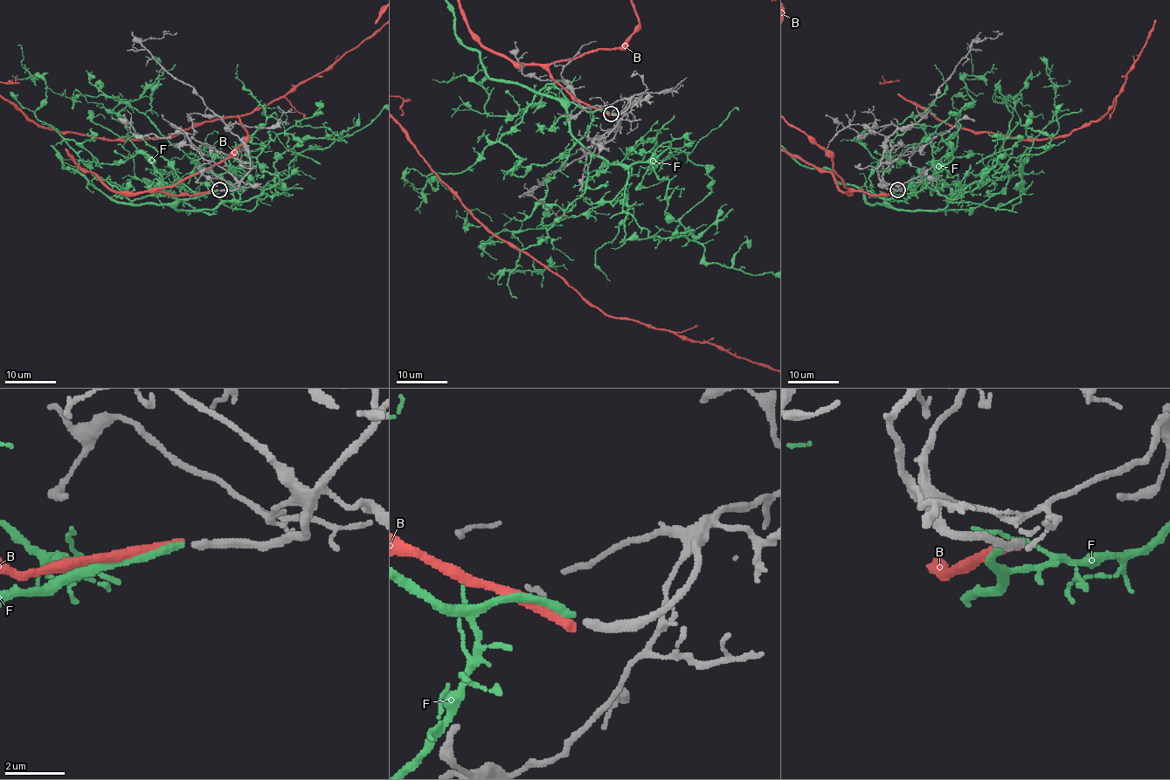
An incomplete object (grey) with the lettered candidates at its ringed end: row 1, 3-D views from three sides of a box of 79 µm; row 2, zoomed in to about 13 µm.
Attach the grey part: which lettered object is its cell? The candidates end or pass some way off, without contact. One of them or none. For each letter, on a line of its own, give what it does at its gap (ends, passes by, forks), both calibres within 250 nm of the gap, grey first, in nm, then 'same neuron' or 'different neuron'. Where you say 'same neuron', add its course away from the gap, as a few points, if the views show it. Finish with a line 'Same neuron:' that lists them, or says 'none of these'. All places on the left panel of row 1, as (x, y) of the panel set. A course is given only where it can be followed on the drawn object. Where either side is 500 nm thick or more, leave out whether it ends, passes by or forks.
B: it ends | 280/300 nm | different neuron
F: it ends | 280/240 nm | same neuron | via (218, 190), (178, 200), (178, 210), (239, 194), (128, 104), (75, 101), (72, 93), (100, 103)
Same neuron: F

